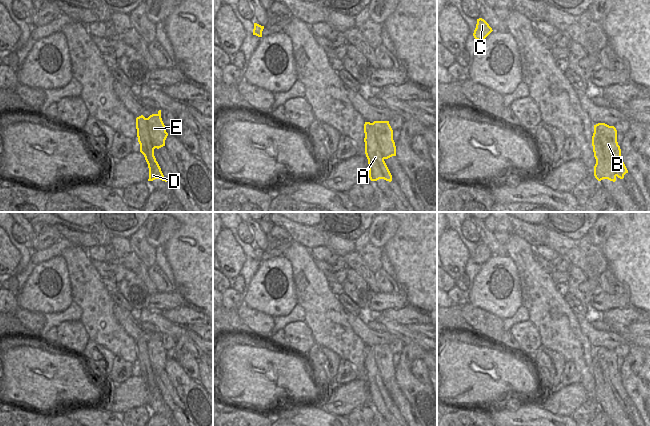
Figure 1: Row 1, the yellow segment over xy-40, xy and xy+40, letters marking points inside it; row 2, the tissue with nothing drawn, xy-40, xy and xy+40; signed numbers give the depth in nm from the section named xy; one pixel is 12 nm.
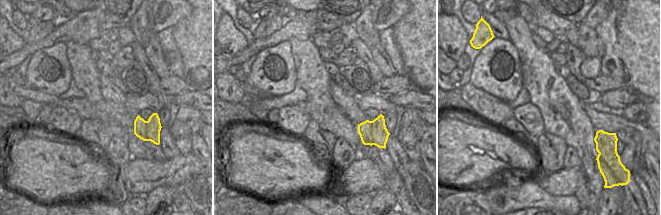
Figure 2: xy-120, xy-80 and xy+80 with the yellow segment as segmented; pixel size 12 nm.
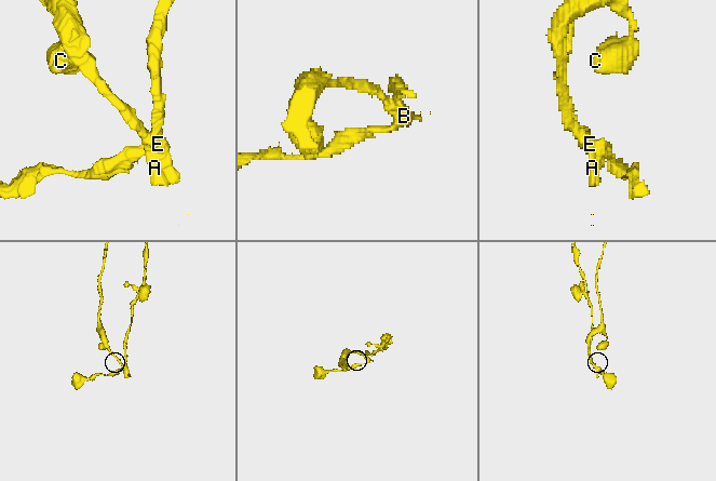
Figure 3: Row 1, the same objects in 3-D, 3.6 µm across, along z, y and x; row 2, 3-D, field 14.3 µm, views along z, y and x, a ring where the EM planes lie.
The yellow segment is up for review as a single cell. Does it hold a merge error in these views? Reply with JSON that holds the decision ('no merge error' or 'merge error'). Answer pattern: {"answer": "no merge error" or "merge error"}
{"answer": "merge error"}

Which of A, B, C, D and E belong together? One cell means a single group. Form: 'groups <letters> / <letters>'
groups A C D / B E

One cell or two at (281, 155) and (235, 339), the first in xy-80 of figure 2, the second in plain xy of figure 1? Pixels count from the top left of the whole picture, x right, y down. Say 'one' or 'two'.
one

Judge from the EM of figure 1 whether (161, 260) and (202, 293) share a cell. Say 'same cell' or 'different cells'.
different cells

